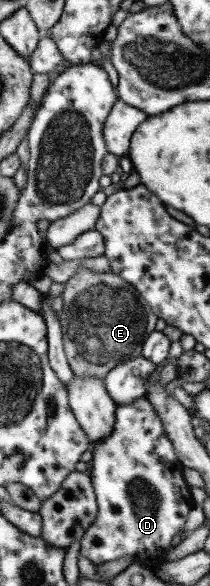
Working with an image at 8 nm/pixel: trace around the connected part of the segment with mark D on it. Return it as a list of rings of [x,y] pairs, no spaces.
[[[141,396],[131,401],[129,405],[116,405],[111,432],[109,432],[109,434],[107,434],[101,442],[95,442],[95,446],[93,446],[92,456],[90,459],[91,472],[88,476],[90,477],[95,496],[96,516],[79,540],[79,556],[85,557],[85,559],[95,566],[101,563],[107,563],[107,561],[122,558],[123,556],[132,556],[133,561],[131,563],[141,563],[151,567],[153,570],[157,569],[157,567],[161,566],[161,564],[166,561],[166,552],[170,549],[170,547],[172,547],[171,539],[173,539],[173,535],[179,535],[179,533],[182,533],[187,513],[189,509],[191,509],[191,506],[194,505],[189,492],[190,486],[186,484],[186,481],[182,476],[185,467],[177,460],[173,445],[171,445],[171,441],[167,439],[167,435],[165,431],[163,431],[162,422],[159,420],[158,415],[155,414],[155,411],[151,408],[150,404],[151,403],[149,403],[144,396]]]

